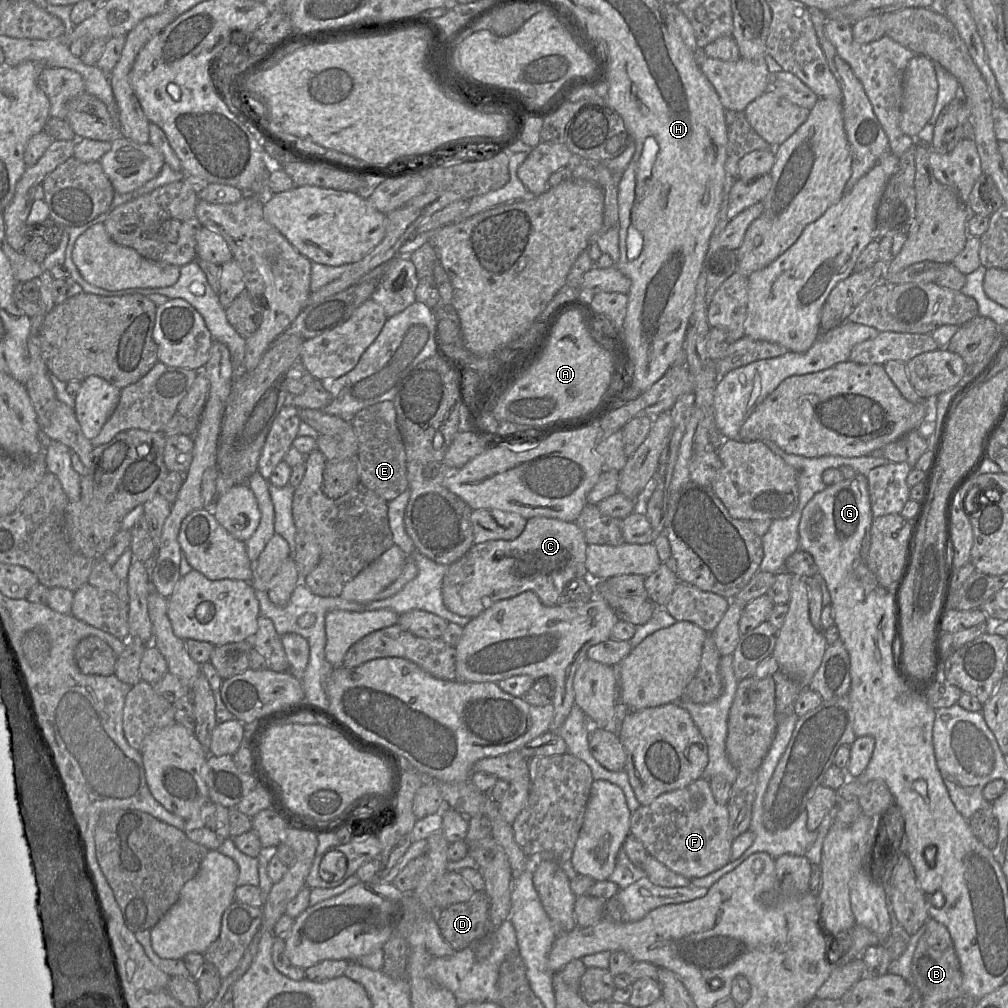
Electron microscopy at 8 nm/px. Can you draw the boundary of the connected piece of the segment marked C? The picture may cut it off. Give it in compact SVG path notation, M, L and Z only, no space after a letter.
M542 516L529 518L517 538L473 544L463 557L449 565L442 582L444 605L452 613L472 619L500 600L532 591L543 605L555 606L567 582L586 576L587 545L575 522Z

